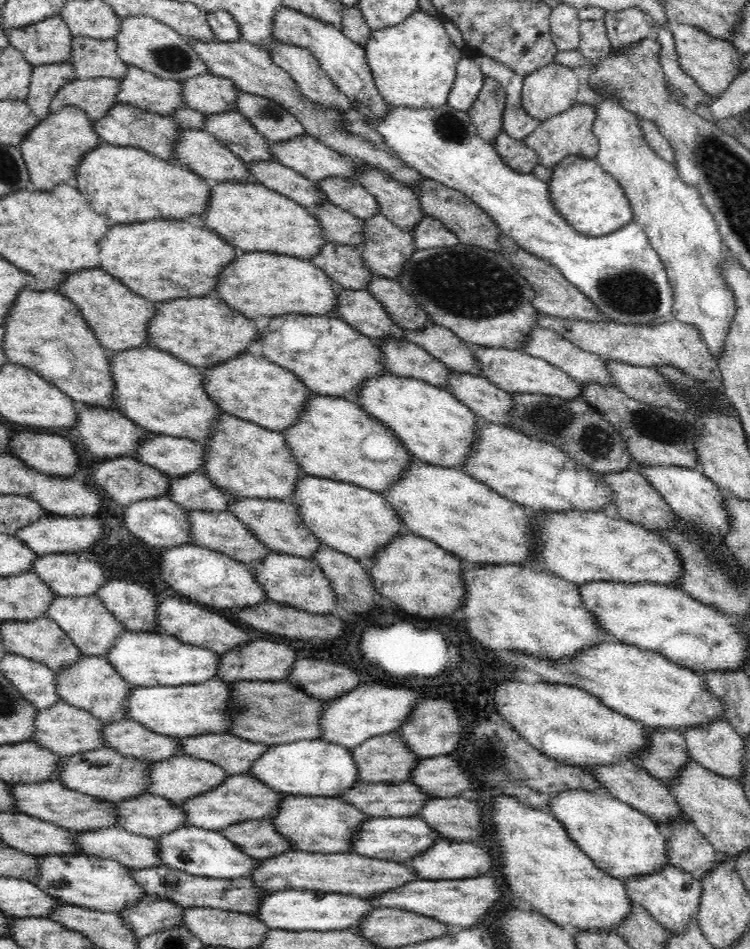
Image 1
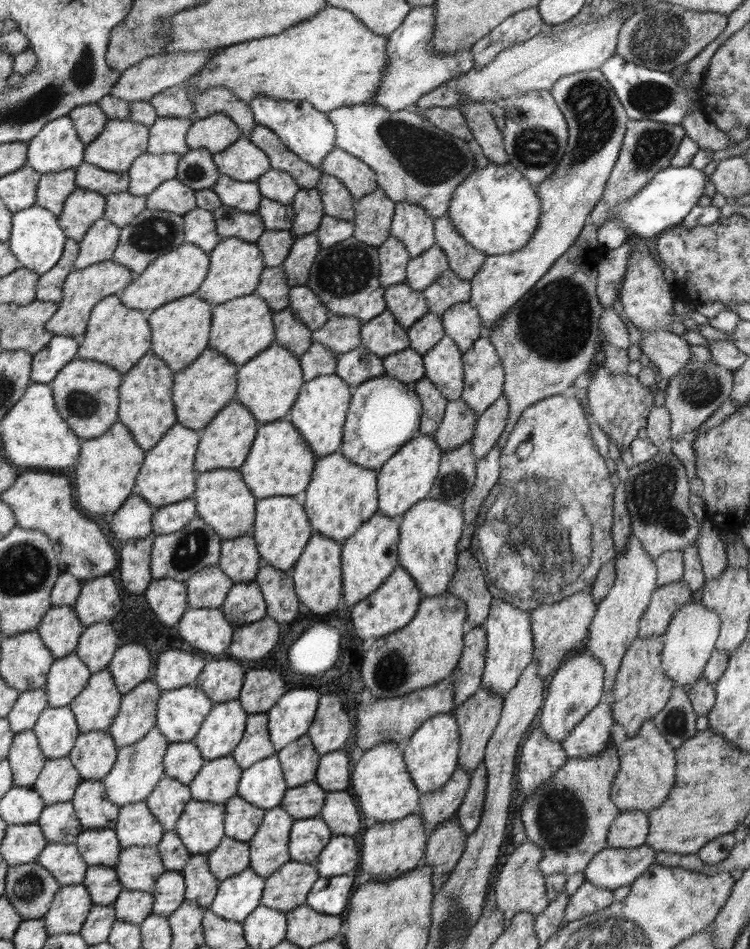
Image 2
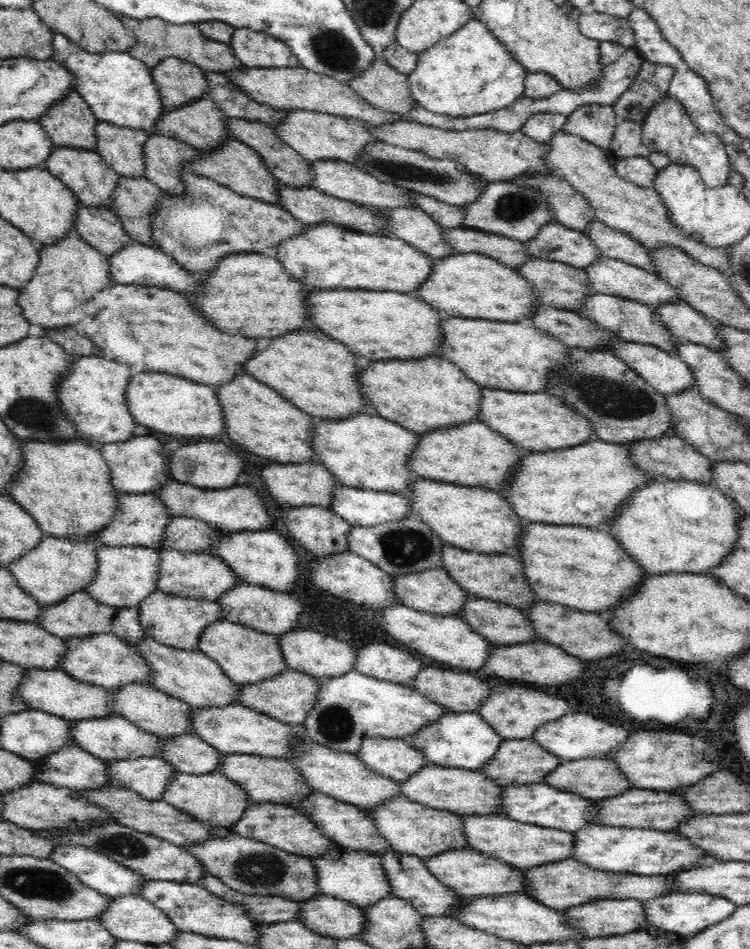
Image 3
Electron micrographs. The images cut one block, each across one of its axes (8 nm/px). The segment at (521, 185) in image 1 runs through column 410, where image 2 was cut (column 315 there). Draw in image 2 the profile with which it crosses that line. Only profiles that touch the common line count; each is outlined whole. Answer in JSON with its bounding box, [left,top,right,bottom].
[250,97,336,168]

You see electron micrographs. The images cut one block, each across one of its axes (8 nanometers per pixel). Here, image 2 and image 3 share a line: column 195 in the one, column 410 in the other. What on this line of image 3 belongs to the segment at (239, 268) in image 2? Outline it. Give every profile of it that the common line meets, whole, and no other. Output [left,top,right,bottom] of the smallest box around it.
[409,252,542,323]

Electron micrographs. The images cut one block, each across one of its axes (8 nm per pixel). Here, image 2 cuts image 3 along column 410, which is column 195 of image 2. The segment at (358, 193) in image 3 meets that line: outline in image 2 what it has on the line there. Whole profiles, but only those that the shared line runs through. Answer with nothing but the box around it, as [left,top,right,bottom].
[146,178,196,215]

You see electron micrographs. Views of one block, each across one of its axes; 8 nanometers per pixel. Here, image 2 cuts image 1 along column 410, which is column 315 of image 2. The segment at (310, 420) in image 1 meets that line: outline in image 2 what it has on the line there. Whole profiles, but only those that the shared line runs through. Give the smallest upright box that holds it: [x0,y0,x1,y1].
[239,418,319,498]

